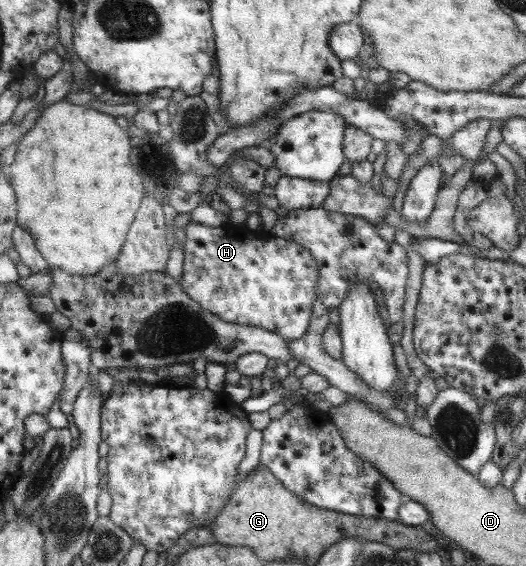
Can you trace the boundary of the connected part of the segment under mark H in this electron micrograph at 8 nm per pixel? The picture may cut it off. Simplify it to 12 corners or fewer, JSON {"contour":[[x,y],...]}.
{"contour":[[230,223],[183,228],[179,285],[286,342],[309,331],[305,248]]}

